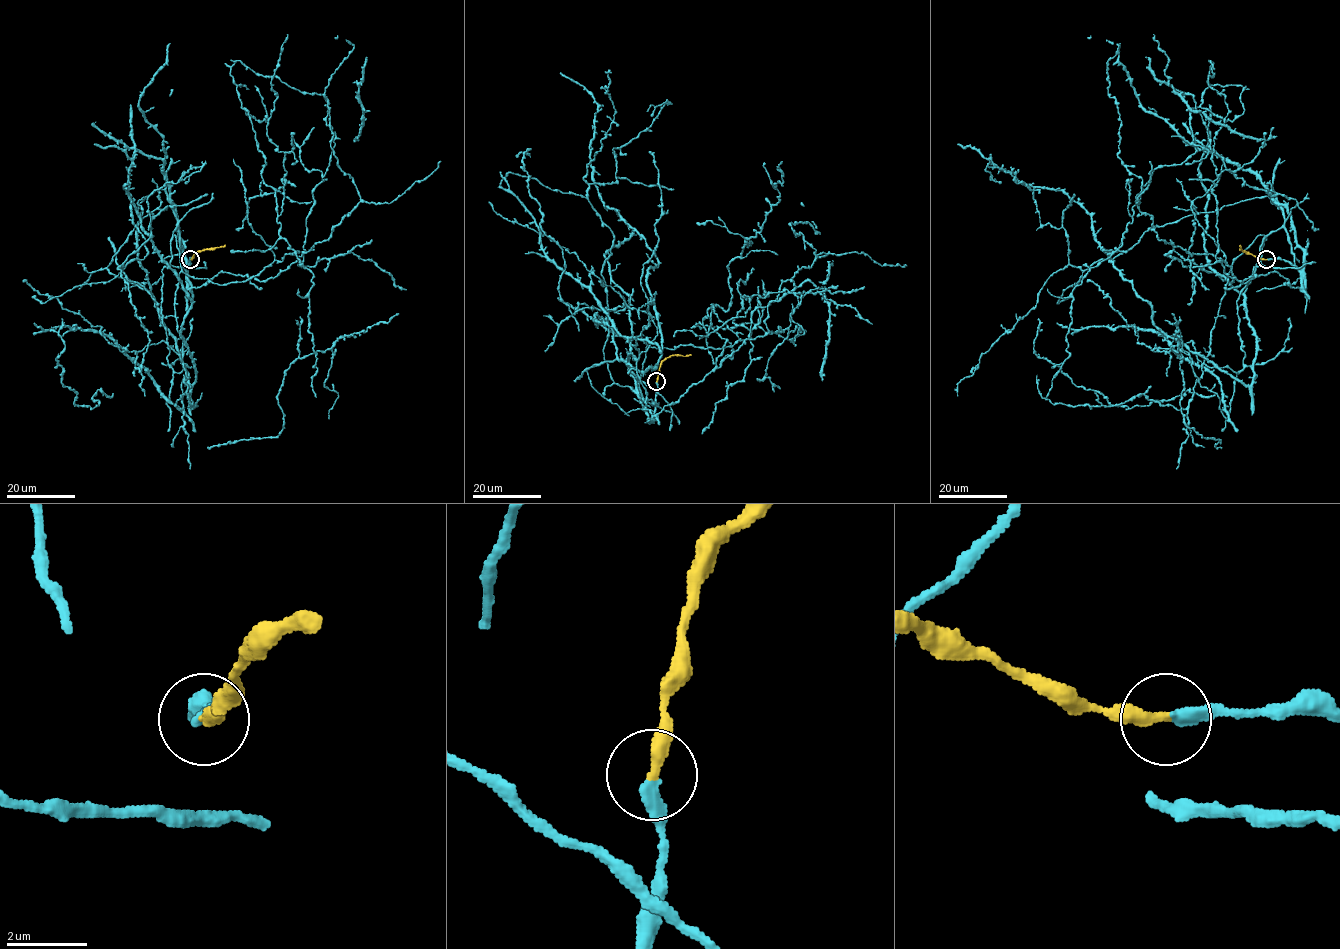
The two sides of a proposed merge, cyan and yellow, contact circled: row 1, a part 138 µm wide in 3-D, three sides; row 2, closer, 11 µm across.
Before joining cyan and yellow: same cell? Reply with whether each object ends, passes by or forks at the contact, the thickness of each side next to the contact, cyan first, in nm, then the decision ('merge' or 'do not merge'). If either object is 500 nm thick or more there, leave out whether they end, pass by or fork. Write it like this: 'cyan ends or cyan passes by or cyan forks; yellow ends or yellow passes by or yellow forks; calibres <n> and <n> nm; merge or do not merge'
cyan ends; yellow ends; calibres 360 and 320 nm; merge

